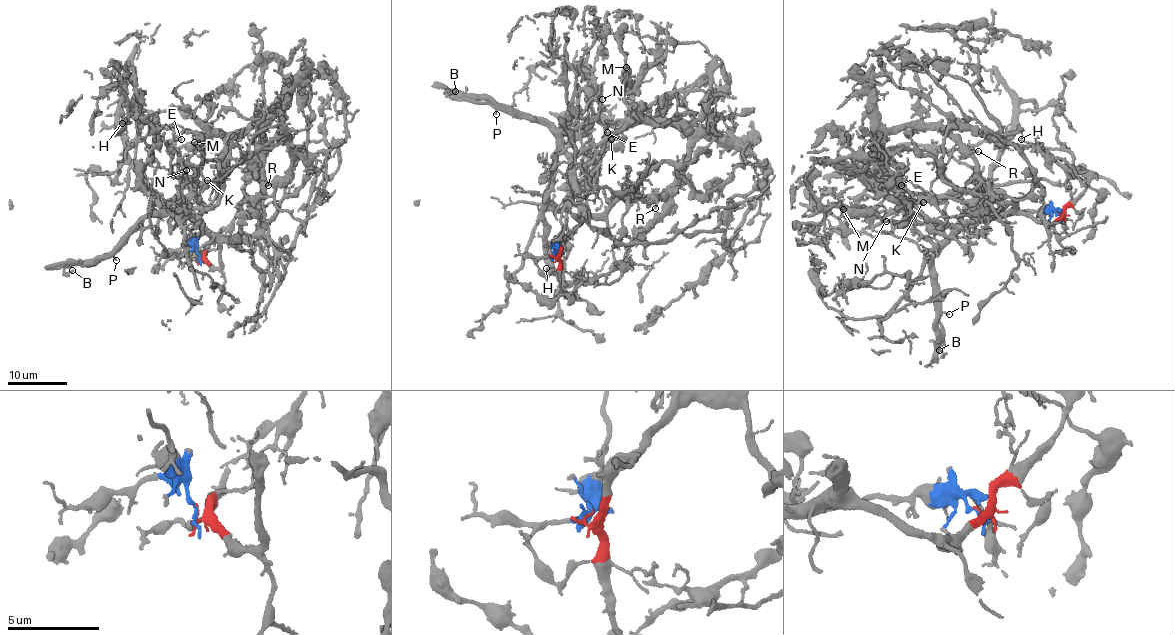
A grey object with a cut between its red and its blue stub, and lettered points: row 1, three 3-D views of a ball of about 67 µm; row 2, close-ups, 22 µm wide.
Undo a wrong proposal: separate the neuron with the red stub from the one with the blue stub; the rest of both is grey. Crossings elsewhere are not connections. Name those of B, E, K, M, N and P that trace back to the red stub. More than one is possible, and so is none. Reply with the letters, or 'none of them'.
B, P

